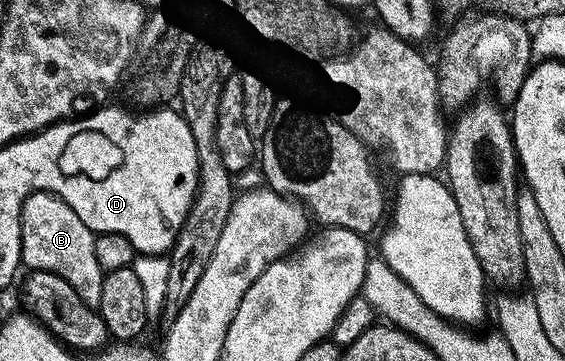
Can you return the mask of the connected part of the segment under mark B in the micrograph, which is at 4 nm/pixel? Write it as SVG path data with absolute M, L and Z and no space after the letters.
M38 192L30 196L28 200L21 206L19 215L19 258L26 262L29 270L50 270L59 276L63 276L63 280L67 280L67 284L71 284L71 288L81 290L85 286L93 286L92 293L88 295L87 301L90 306L97 307L99 304L99 292L103 292L103 280L105 274L99 268L99 260L95 260L95 234L94 231L87 228L87 224L83 224L83 220L79 220L79 216L75 216L75 212L68 206L64 200L57 198L54 194L46 194Z

